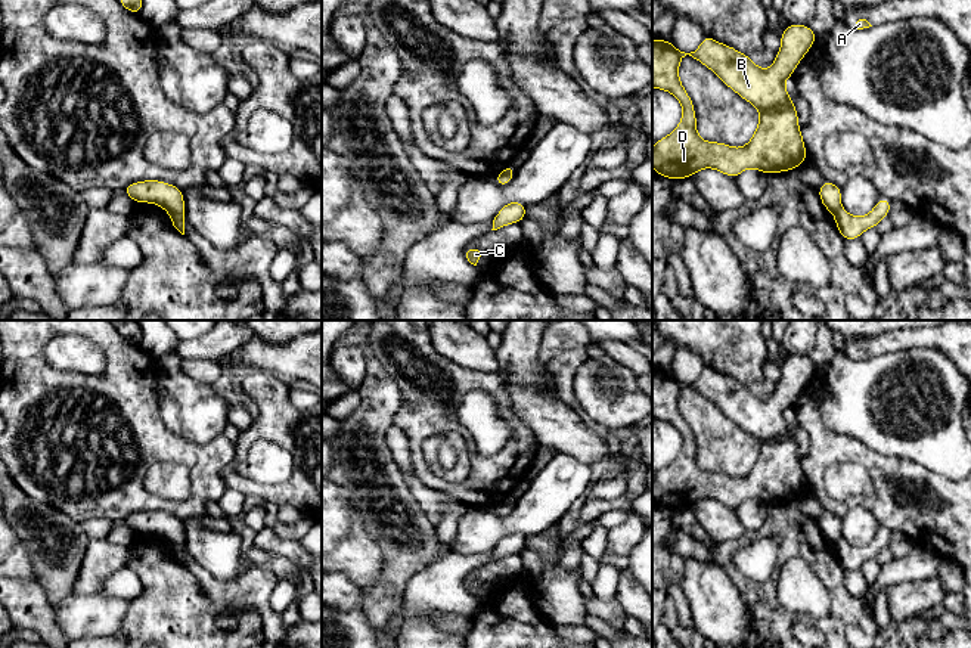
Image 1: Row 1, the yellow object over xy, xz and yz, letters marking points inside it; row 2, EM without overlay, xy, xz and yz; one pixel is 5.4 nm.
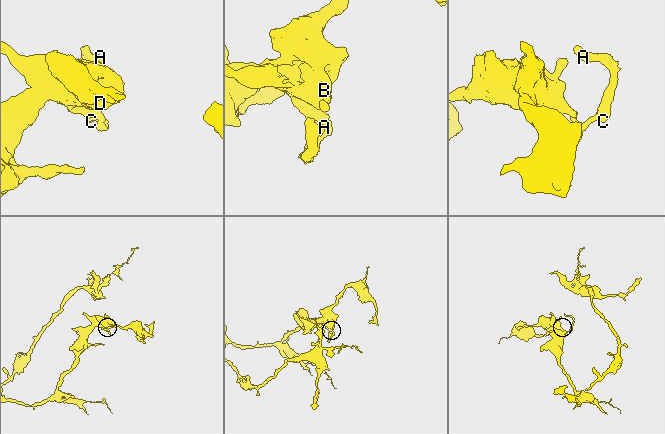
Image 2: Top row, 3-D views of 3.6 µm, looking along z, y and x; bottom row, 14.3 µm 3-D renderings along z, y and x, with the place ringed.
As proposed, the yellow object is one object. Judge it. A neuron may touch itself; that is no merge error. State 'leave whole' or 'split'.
split

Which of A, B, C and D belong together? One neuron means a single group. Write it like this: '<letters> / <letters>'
A C / B D

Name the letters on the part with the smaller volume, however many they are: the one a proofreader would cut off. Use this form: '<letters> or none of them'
A, C

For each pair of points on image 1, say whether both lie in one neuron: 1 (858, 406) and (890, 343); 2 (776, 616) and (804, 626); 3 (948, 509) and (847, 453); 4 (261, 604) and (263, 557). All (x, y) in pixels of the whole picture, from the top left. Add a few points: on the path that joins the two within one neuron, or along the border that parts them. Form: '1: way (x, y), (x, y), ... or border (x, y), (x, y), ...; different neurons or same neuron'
1: border (918, 347), (872, 356); different neurons
2: border (803, 617), (793, 625), (791, 632); different neurons
3: way (928, 483), (925, 478), (892, 477), (874, 462); same neuron
4: border (263, 564), (254, 564), (239, 576); different neurons

